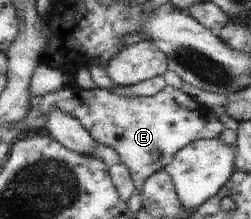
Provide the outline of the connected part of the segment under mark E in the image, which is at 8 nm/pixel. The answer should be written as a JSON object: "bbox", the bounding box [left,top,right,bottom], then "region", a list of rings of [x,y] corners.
{"bbox":[30,85,226,192],"region":[[[69,85],[60,92],[44,94],[40,98],[32,97],[30,104],[32,104],[32,108],[39,109],[46,117],[50,116],[52,112],[66,112],[66,114],[78,118],[98,143],[115,149],[121,163],[129,168],[134,185],[139,192],[142,191],[146,180],[150,176],[167,168],[168,164],[172,164],[175,157],[185,147],[201,139],[219,138],[220,134],[226,129],[218,114],[214,114],[206,106],[198,104],[194,101],[194,98],[190,98],[180,89],[170,86],[153,96],[134,96],[130,98],[130,96],[116,96],[109,90],[97,87],[94,89],[79,89],[75,85]]]}

